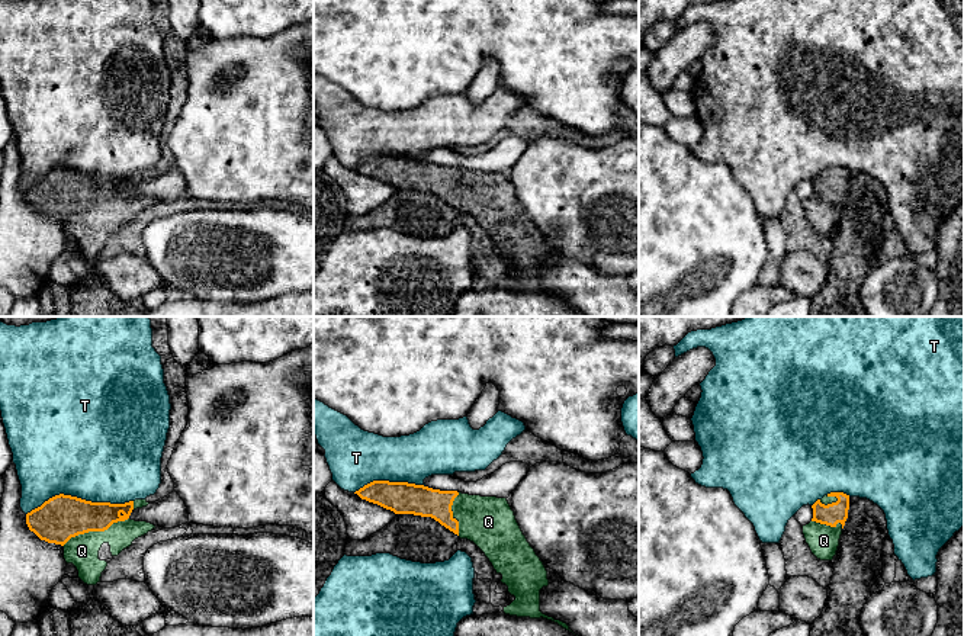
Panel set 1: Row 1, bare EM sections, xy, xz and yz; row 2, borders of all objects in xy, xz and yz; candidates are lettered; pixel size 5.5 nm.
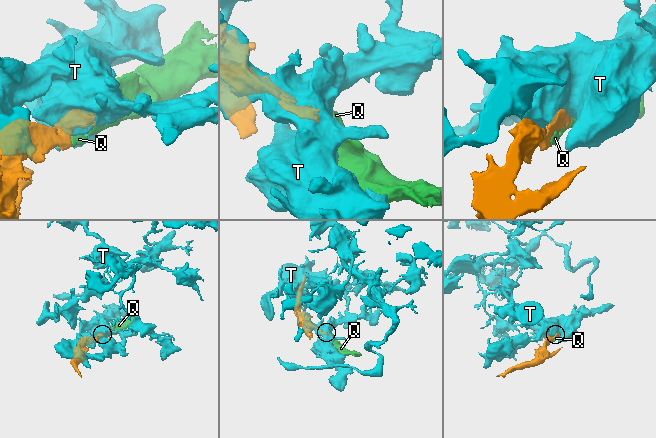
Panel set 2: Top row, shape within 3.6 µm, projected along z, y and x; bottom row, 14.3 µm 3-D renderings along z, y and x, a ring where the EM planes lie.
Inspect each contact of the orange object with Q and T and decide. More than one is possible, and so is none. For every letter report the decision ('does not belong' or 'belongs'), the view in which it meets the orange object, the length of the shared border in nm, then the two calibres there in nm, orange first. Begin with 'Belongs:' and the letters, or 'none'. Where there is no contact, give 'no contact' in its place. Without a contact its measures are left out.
Belongs: Q
Q: belongs | xy | 400 nm | 240/180 nm
T: does not belong | xy | 600 nm | 240/500 nm

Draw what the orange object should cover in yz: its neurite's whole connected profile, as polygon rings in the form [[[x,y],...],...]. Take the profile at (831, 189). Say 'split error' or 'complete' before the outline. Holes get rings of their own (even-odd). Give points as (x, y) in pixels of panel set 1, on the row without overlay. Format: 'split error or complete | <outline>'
split error | [[[830,167],[817,174],[812,183],[813,193],[803,200],[806,218],[817,234],[832,235],[848,193],[849,170]]]

